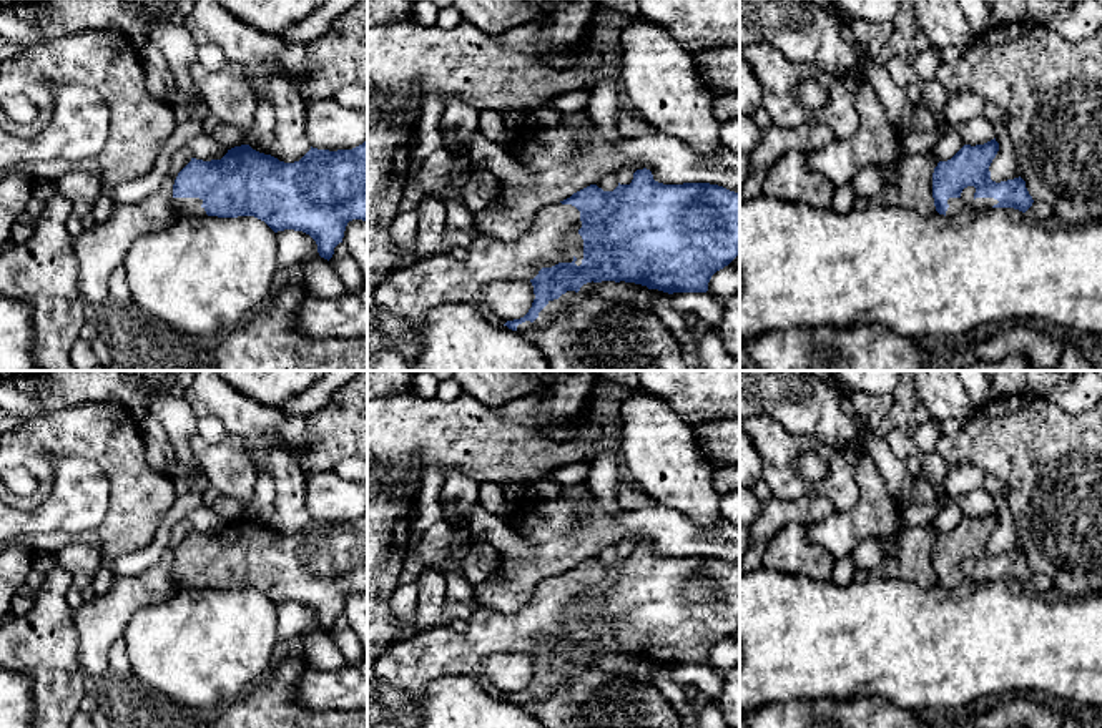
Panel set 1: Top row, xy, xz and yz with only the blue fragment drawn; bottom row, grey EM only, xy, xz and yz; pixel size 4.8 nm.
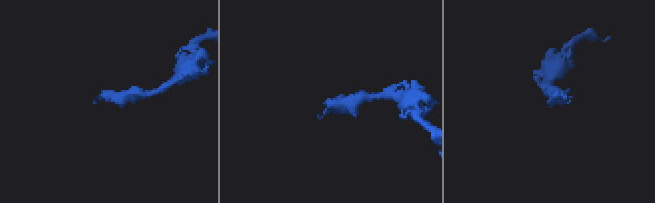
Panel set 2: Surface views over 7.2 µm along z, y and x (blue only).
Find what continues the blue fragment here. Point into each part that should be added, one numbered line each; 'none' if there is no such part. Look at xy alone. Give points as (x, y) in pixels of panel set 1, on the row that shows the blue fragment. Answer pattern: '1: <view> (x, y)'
1: xy (186, 206)

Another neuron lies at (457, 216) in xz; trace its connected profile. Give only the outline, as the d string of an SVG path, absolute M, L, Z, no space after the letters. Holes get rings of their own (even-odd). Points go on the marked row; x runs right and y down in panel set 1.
M447 199L444 204L445 224L459 231L467 231L474 241L479 234L472 231L474 213L470 213L462 203L454 199Z

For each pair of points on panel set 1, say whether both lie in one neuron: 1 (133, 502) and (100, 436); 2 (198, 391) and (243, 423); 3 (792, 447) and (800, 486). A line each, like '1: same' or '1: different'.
1: same
2: same
3: same

